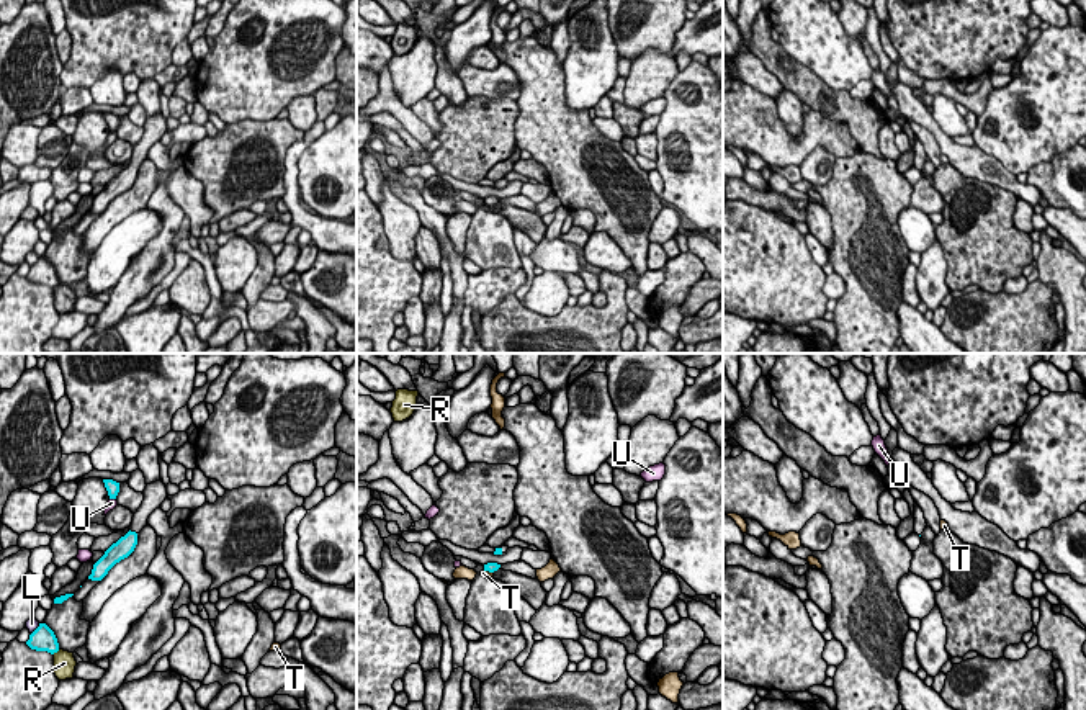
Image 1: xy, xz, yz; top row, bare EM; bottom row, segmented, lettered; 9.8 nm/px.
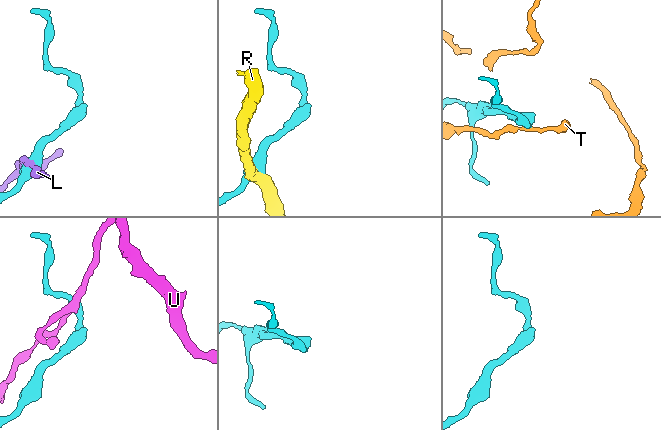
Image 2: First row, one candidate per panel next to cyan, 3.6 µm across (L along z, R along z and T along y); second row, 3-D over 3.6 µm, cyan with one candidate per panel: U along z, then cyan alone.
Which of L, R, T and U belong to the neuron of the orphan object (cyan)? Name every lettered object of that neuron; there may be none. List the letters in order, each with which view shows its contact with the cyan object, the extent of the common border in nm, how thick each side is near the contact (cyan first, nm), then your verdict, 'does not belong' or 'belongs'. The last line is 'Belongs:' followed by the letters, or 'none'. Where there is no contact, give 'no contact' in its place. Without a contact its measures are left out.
L: xy | 140 nm | 240/120 nm | does not belong
R: xy | 90 nm | 240/220 nm | does not belong
T: xz | 100 nm | 100/60 nm | does not belong
U: xy | 70 nm | 130/90 nm | does not belong
Belongs: none

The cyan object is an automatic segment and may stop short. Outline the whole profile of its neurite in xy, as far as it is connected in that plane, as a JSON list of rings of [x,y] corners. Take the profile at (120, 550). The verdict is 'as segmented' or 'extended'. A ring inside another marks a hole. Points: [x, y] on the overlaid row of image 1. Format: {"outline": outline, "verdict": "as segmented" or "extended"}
{"outline": [[[162,479],[147,484],[142,494],[144,501],[132,517],[129,532],[124,537],[121,537],[116,543],[113,543],[105,551],[105,555],[93,564],[88,579],[101,581],[116,563],[128,558],[134,551],[137,545],[137,533],[147,525],[149,515],[155,509],[159,509],[168,496]]], "verdict": "extended"}

